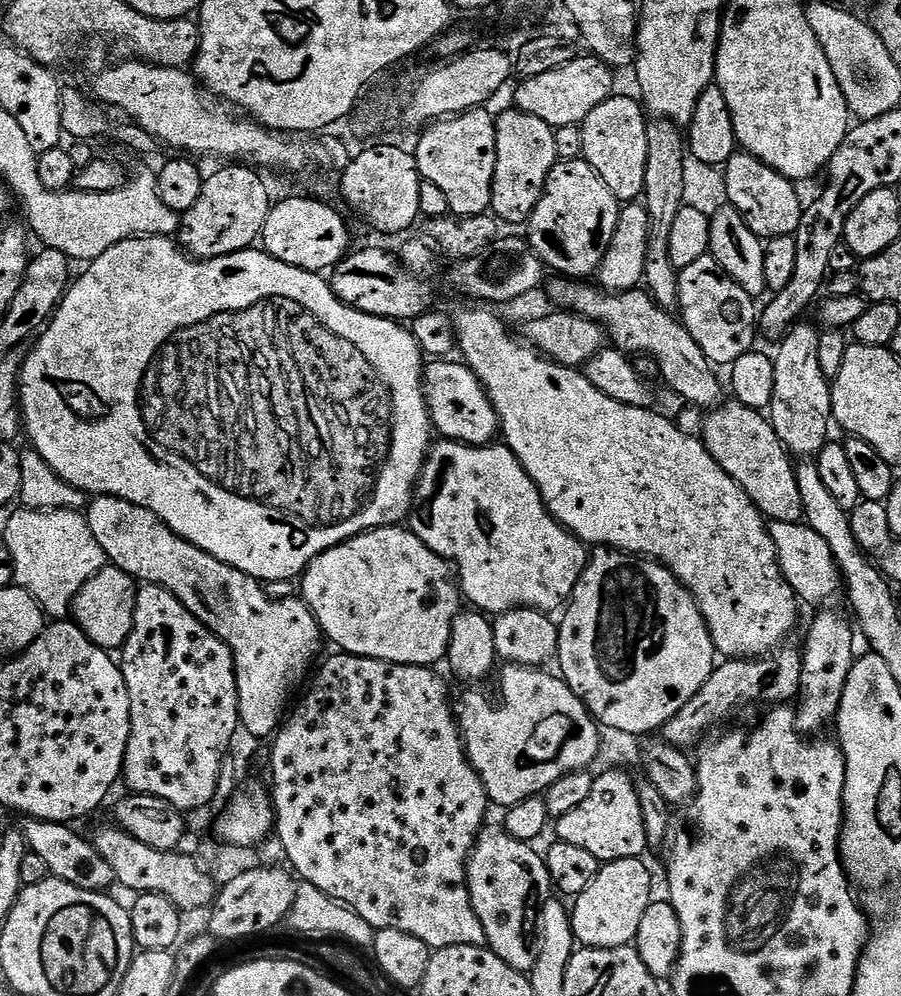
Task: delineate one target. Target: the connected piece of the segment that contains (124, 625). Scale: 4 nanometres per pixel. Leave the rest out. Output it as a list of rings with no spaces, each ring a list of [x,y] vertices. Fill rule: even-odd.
[[[106,566],[98,574],[94,574],[94,578],[87,580],[82,590],[76,594],[70,609],[71,615],[98,647],[105,650],[123,649],[134,626],[137,591],[137,581],[130,574],[115,566]]]

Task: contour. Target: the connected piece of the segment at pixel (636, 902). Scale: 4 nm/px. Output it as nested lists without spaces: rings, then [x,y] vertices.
[[[643,859],[634,860],[609,860],[601,867],[600,872],[582,890],[582,894],[575,897],[571,905],[572,913],[572,933],[576,935],[577,945],[585,948],[627,948],[635,941],[638,934],[638,926],[642,926],[642,914],[654,903],[652,896],[652,876],[648,873],[648,868],[644,865]]]

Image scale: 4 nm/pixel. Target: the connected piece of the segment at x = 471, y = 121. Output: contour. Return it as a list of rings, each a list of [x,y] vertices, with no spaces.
[[[487,107],[472,108],[459,116],[429,123],[414,147],[416,165],[427,183],[446,194],[451,215],[476,216],[492,207],[492,183],[496,165],[496,121]]]

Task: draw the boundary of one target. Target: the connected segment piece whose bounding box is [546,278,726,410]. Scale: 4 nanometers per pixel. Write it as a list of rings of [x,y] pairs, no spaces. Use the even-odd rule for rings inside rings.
[[[552,278],[547,281],[548,296],[553,300],[557,309],[566,312],[577,312],[582,318],[590,318],[604,327],[607,339],[615,347],[625,354],[643,354],[654,358],[660,367],[660,376],[665,380],[682,399],[688,404],[697,404],[703,410],[711,410],[721,403],[723,392],[726,388],[720,385],[716,377],[717,369],[702,354],[702,346],[690,338],[683,323],[669,309],[660,308],[652,301],[652,297],[644,290],[633,290],[630,292],[605,292],[603,288],[592,282],[585,282],[580,278]]]

